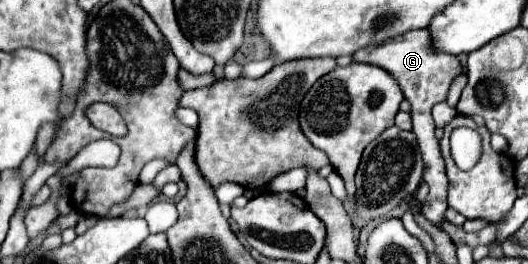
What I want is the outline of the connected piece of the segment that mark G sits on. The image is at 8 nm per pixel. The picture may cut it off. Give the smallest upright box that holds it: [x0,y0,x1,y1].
[353,30,461,228]

